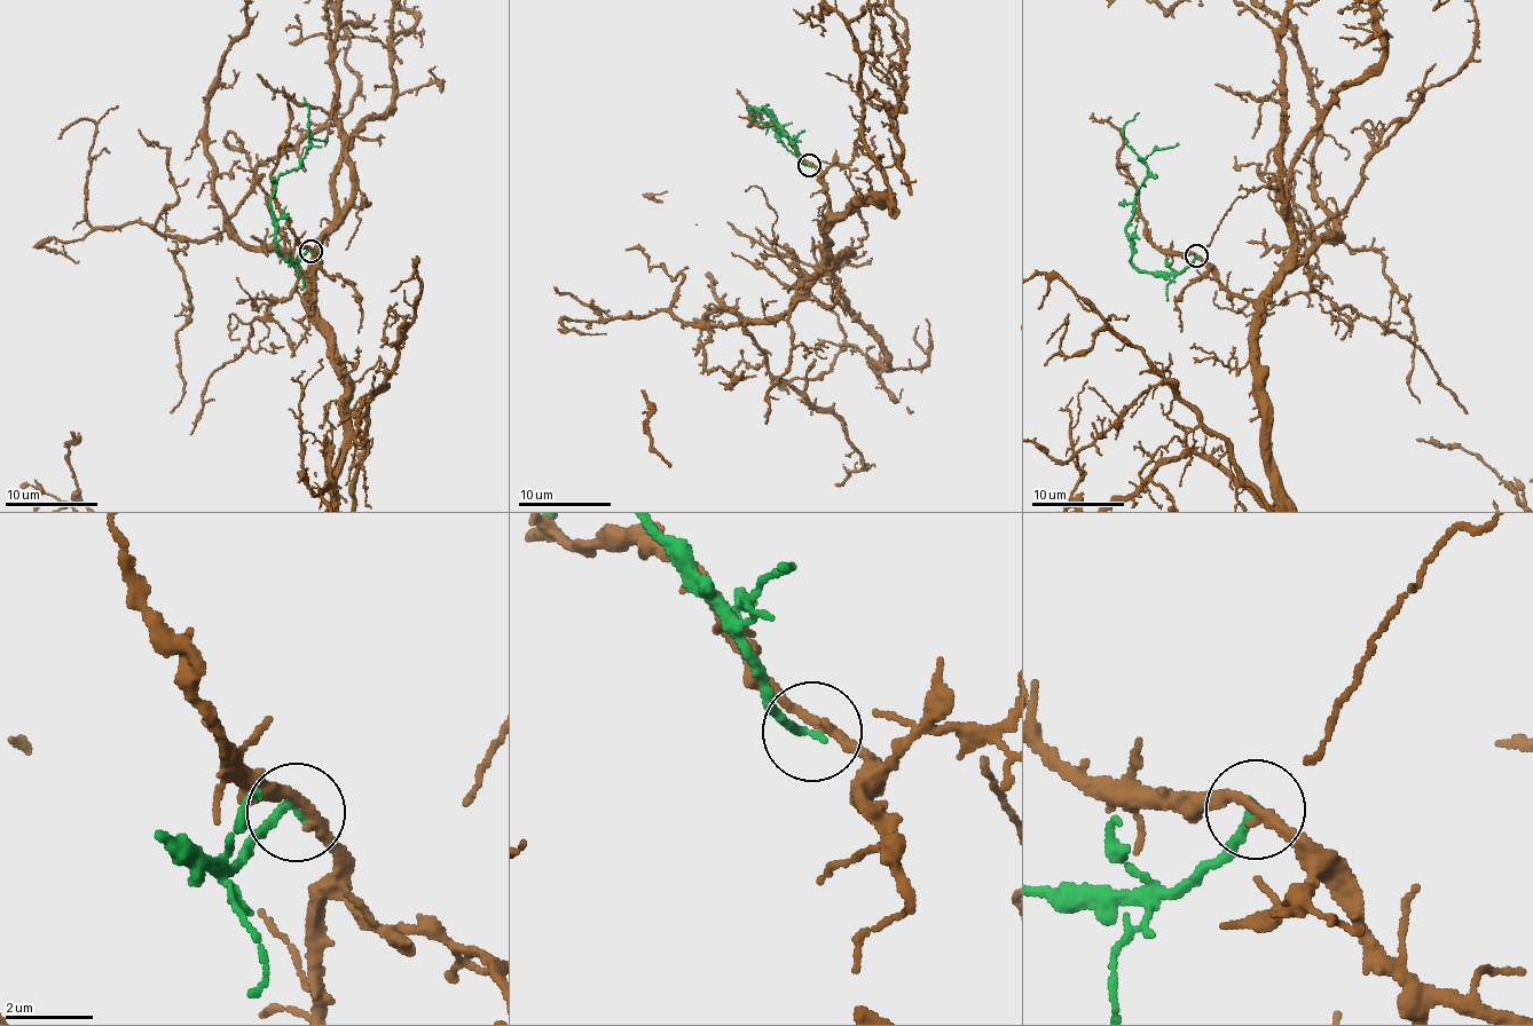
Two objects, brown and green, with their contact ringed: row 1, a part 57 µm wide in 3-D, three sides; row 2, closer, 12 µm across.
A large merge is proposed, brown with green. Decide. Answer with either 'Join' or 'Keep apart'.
Keep apart

